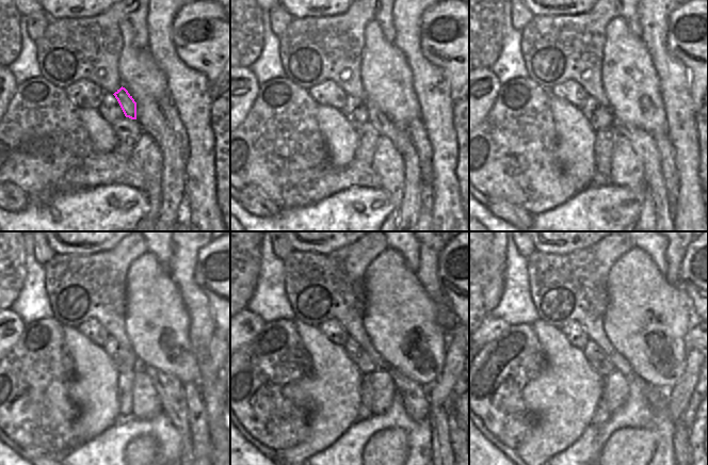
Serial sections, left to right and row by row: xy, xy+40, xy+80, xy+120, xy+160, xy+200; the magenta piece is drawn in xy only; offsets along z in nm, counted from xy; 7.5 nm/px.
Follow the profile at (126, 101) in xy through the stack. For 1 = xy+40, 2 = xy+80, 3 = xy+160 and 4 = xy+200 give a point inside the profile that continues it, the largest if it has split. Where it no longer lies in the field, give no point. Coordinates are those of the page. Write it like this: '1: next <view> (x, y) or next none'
1: next xy+40 (400, 138)
2: next xy+80 (643, 144)
3: next xy+160 (415, 398)
4: next xy+200 (657, 398)

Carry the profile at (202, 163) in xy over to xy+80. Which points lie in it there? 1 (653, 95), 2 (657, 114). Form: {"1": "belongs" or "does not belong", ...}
{"1": "does not belong", "2": "does not belong"}

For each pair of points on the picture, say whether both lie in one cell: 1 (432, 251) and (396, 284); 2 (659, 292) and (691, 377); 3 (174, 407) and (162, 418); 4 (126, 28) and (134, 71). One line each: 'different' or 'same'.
1: different
2: different
3: different
4: same

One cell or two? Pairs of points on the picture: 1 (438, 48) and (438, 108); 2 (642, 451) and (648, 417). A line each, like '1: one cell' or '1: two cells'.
1: two cells
2: two cells

